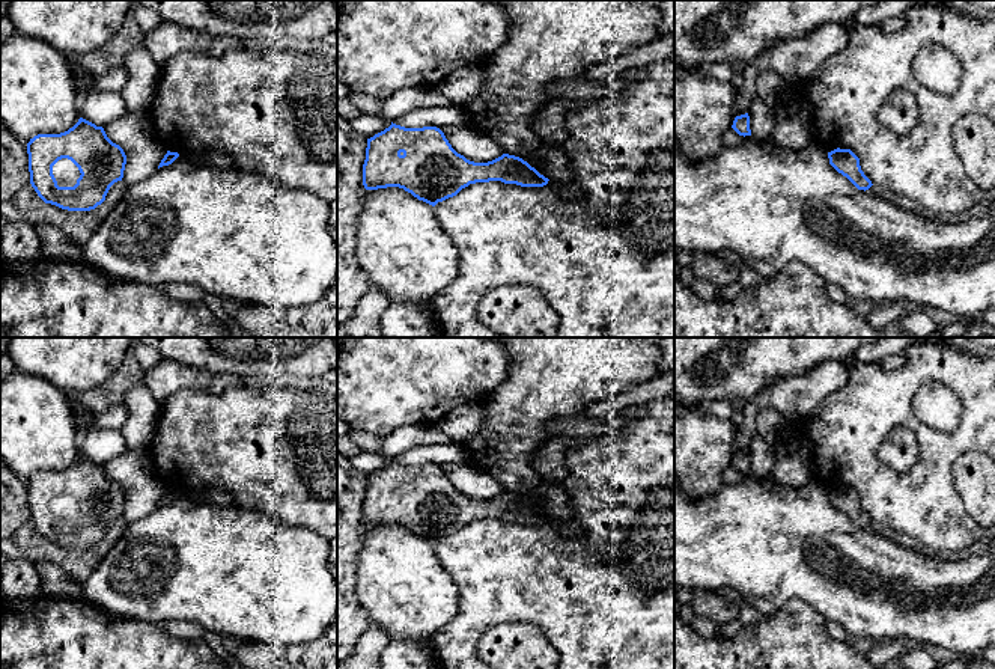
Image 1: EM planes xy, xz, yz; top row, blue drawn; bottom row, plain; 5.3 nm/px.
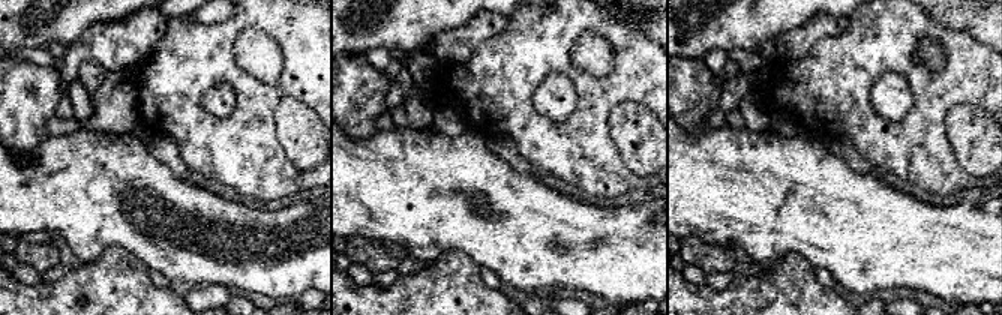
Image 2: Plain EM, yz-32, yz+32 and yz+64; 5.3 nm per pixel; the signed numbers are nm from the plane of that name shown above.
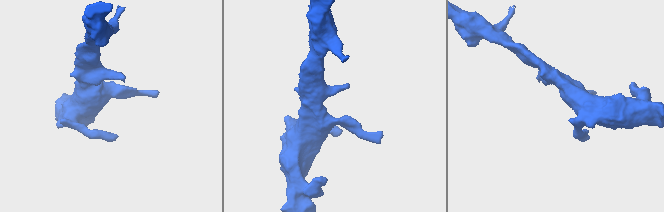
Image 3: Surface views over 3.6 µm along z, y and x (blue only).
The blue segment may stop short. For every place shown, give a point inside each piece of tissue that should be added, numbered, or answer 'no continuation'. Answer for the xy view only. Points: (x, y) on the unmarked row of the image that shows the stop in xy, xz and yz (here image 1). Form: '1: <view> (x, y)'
1: xy (65, 510)

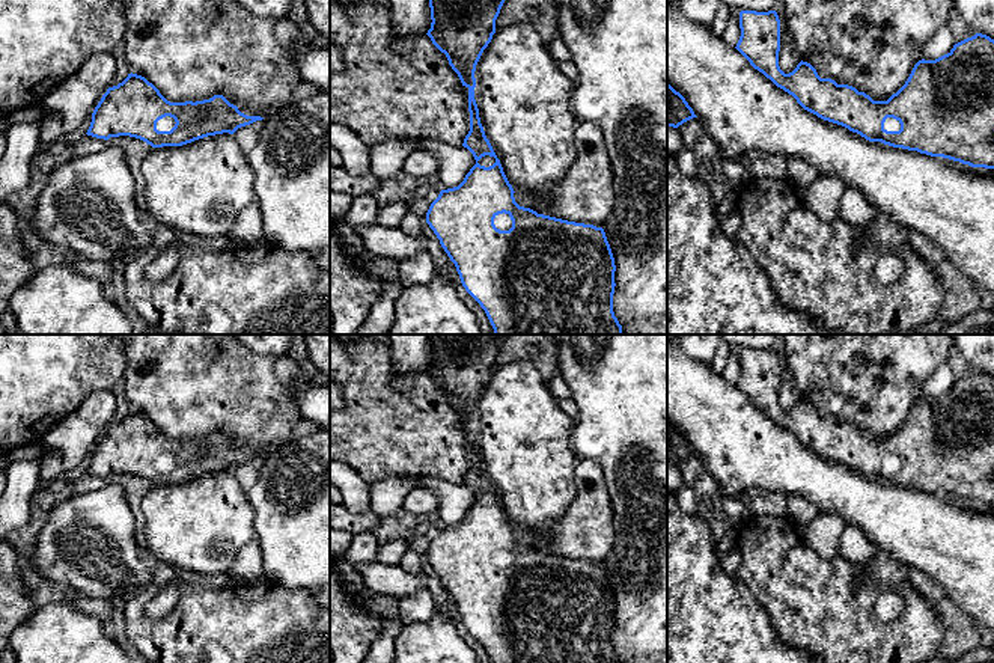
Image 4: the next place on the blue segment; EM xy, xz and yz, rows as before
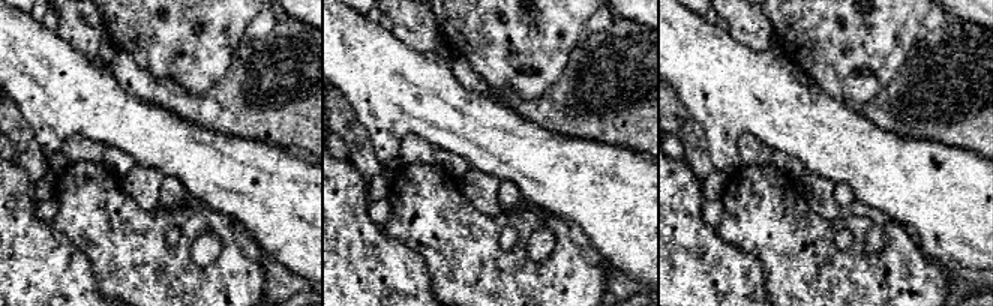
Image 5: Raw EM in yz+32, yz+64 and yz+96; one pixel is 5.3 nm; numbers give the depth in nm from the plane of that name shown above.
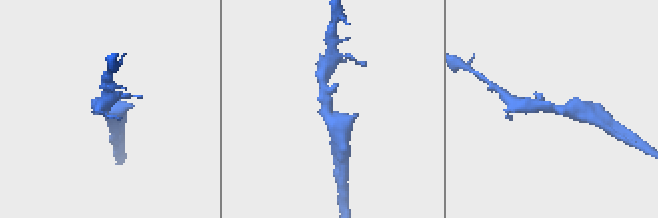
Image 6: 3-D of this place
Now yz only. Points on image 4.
1: yz (890, 461)

